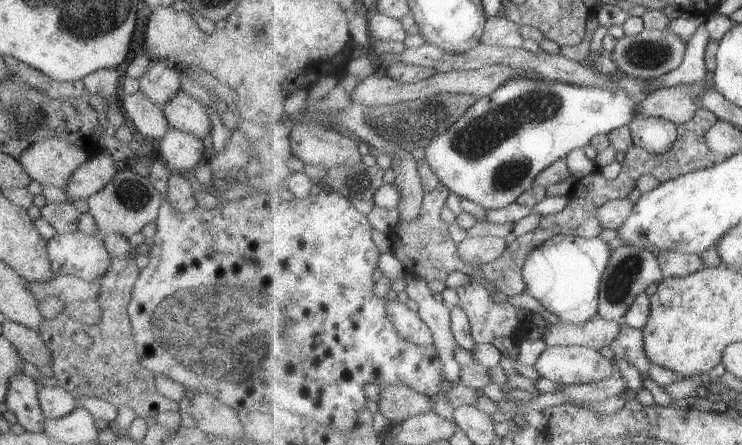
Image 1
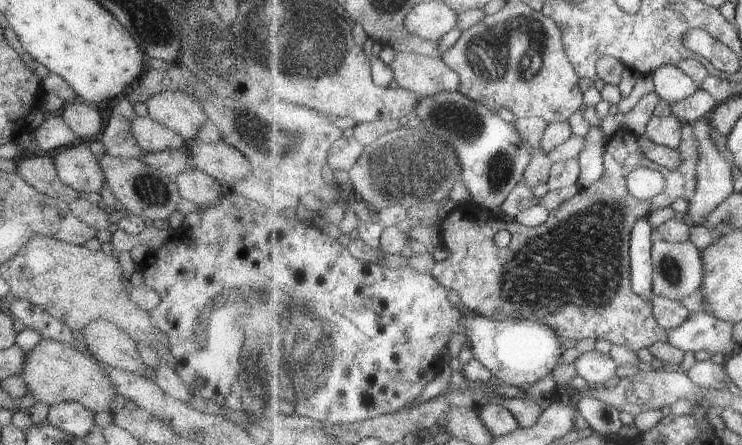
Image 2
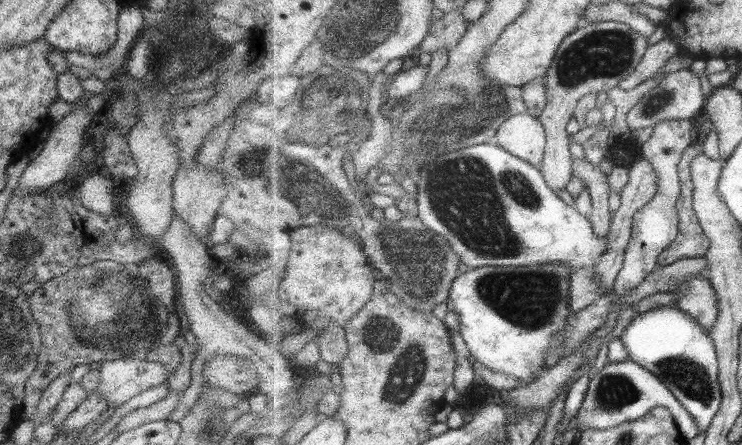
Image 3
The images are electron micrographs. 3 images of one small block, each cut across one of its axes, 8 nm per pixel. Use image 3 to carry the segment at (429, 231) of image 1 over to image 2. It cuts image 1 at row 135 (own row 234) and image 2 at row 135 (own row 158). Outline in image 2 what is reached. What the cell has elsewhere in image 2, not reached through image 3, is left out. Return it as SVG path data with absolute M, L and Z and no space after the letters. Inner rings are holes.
M686 123L678 148L682 161L679 168L671 170L653 162L640 147L638 138L639 136L627 130L619 130L615 136L609 138L604 154L603 176L591 186L579 189L570 199L550 211L549 218L539 226L528 227L519 222L506 223L501 218L479 220L471 218L471 208L467 204L456 206L441 224L448 255L442 261L434 263L432 270L434 277L456 295L461 305L490 319L504 321L507 318L525 318L539 321L541 324L553 327L563 339L609 340L612 345L623 345L635 352L641 348L649 348L659 341L668 342L668 329L661 326L653 312L654 295L645 298L633 292L630 238L640 218L649 215L657 208L671 207L677 199L686 198L690 201L693 198L698 183L699 146L693 136L693 124ZM641 167L649 167L665 175L666 187L661 194L641 200L630 193L627 177L630 172ZM503 229L511 234L511 240L507 246L499 248L495 244L495 236Z

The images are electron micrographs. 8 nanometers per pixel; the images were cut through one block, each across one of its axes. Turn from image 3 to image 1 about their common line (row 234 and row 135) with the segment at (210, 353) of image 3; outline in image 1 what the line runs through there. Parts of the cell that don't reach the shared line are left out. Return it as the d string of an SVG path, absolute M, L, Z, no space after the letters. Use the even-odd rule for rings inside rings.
M170 127L154 143L159 158L171 172L193 170L202 163L202 140L192 134Z

